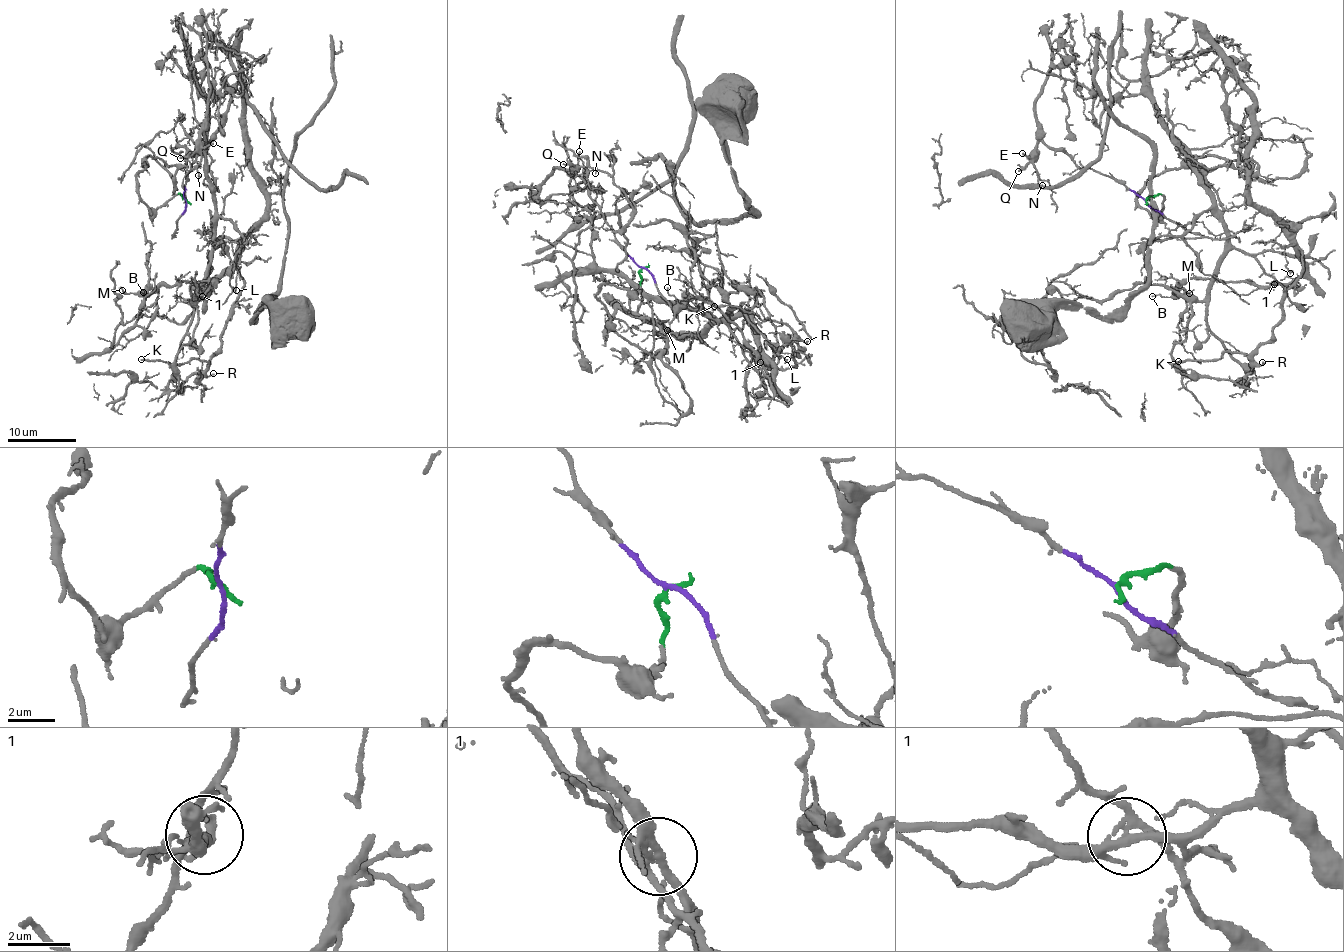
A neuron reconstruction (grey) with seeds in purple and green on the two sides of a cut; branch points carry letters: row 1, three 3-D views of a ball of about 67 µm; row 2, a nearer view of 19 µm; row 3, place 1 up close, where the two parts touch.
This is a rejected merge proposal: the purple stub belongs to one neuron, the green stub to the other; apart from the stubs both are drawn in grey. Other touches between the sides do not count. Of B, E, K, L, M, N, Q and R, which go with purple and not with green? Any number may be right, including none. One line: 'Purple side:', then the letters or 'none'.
Purple side: E, N, Q

